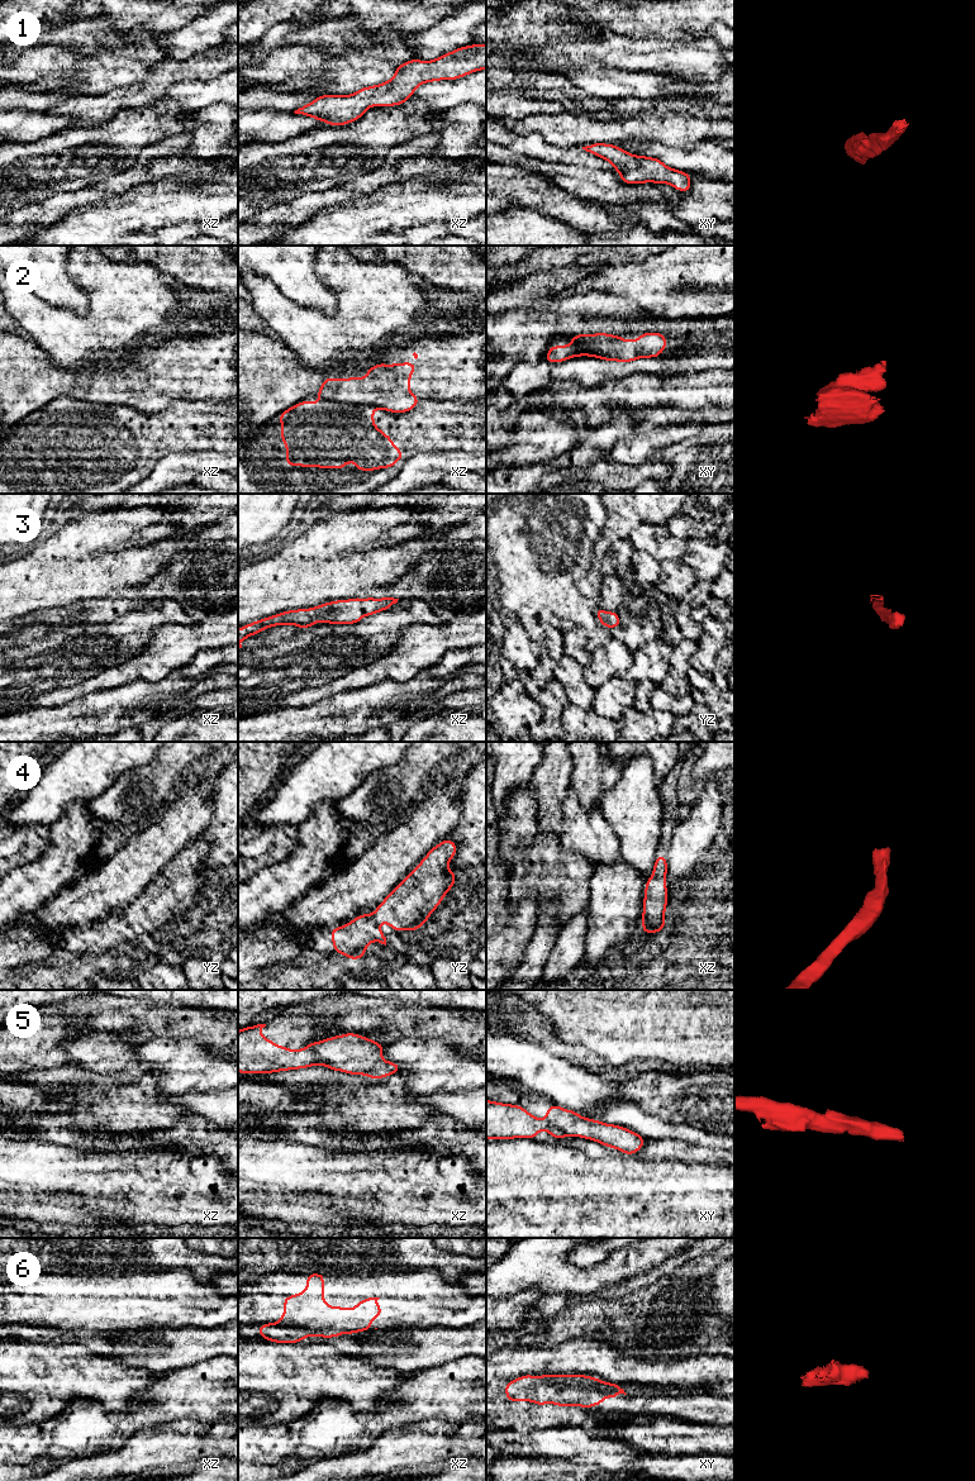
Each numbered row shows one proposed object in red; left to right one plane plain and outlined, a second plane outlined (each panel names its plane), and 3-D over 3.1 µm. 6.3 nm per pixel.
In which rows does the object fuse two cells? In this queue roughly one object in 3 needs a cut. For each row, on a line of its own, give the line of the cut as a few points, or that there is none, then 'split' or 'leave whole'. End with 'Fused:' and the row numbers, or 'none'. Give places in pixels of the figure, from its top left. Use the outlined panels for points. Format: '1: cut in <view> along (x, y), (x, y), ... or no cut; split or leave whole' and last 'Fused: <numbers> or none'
1: no cut; leave whole
2: cut in xz along (322, 398), (353, 404), (370, 404), (377, 408); split
3: no cut; leave whole
4: no cut; leave whole
5: cut in xy along (545, 1118), (567, 1134); split
6: cut in xy along (541, 1376), (560, 1385), (583, 1384), (599, 1391), (617, 1394); split
Fused: 2, 5, 6

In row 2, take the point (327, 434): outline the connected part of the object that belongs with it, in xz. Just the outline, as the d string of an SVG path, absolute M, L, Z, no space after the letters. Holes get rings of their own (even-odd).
M333 400L300 401L279 415L281 441L286 447L286 466L304 468L344 468L355 462L358 471L390 468L403 458L391 435L375 425L374 411L377 408L367 404L337 403Z

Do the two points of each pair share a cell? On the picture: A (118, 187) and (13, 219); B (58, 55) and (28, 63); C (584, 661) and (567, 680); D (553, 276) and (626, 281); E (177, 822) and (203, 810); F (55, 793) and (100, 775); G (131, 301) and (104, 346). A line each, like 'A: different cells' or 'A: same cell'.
A: same cell
B: same cell
C: different cells
D: different cells
E: same cell
F: same cell
G: same cell

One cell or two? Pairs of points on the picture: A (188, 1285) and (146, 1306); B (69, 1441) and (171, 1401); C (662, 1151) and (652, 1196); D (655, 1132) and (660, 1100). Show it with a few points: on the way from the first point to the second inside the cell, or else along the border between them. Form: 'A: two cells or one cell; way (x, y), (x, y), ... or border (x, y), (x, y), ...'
A: one cell; way (177, 1285), (166, 1285), (155, 1296)
B: one cell; way (94, 1431), (109, 1431), (146, 1415)
C: two cells; border (631, 1155), (638, 1158), (679, 1158), (689, 1163)
D: two cells; border (632, 1101), (662, 1119), (686, 1123)

